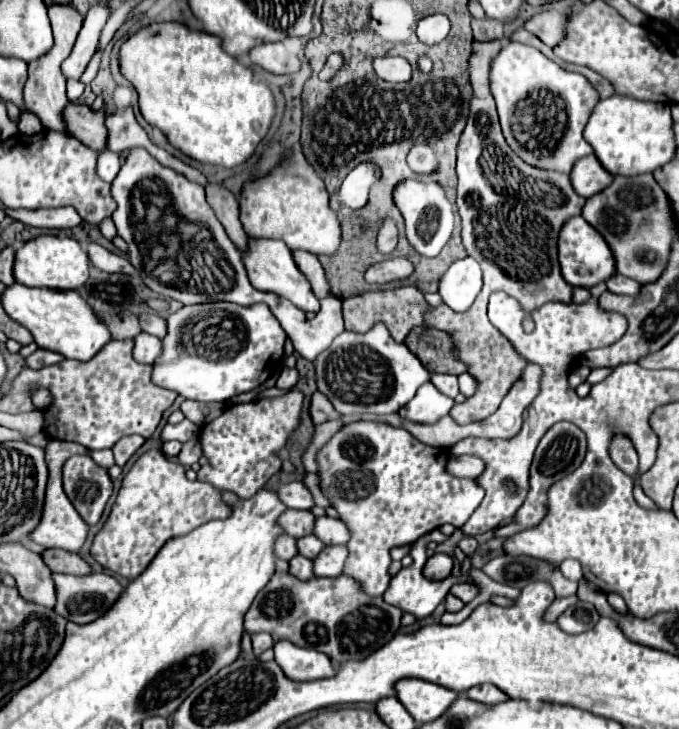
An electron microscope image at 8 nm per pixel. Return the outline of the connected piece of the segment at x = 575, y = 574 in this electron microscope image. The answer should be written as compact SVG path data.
M566 559L566 561L562 561L562 563L560 563L560 569L562 569L562 573L564 573L568 579L572 579L572 581L582 579L582 567L580 567L580 563L578 563L576 559Z

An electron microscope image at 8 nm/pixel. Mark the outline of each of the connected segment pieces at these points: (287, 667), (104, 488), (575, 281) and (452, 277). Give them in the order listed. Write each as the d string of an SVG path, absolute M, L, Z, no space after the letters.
M278 641L274 645L276 663L282 671L294 681L310 681L332 677L336 667L334 663L316 649L302 649L290 641Z
M72 455L66 463L64 463L64 491L68 495L68 499L72 501L72 505L76 507L76 511L82 515L82 519L88 525L94 525L100 521L102 511L112 495L112 481L106 469L102 469L100 465L96 465L94 461L90 461L88 455Z
M572 217L564 223L558 237L558 259L562 267L562 277L574 287L590 289L616 275L614 253L608 249L604 237L588 221L584 221L584 217Z
M474 259L456 261L440 281L438 293L444 303L456 313L464 313L474 303L476 295L482 289L482 267Z

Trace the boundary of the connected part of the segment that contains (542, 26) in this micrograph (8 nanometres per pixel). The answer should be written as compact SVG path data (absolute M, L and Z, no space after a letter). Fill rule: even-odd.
M542 11L536 17L532 17L524 27L530 33L534 33L542 43L554 47L566 37L566 25L568 25L568 13Z

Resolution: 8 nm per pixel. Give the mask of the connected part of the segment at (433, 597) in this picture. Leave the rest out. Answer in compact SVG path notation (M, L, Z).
M435 529L430 533L420 537L418 541L413 543L413 546L410 550L409 554L414 554L414 560L410 567L402 567L394 577L392 577L392 581L390 581L390 587L386 589L386 593L384 593L384 601L386 603L390 603L390 605L394 605L394 607L400 607L402 611L406 611L406 613L412 613L414 617L418 617L418 619L422 619L422 617L428 617L436 607L438 607L438 603L450 593L450 589L452 589L452 585L456 585L456 583L464 583L464 581L470 581L472 585L474 585L474 579L472 577L468 577L468 575L464 575L464 577L448 577L448 579L444 579L444 581L430 581L430 579L426 579L424 575L422 575L422 567L424 567L424 563L427 560L427 544L431 541L446 541L448 539L447 536L442 534L439 529Z

